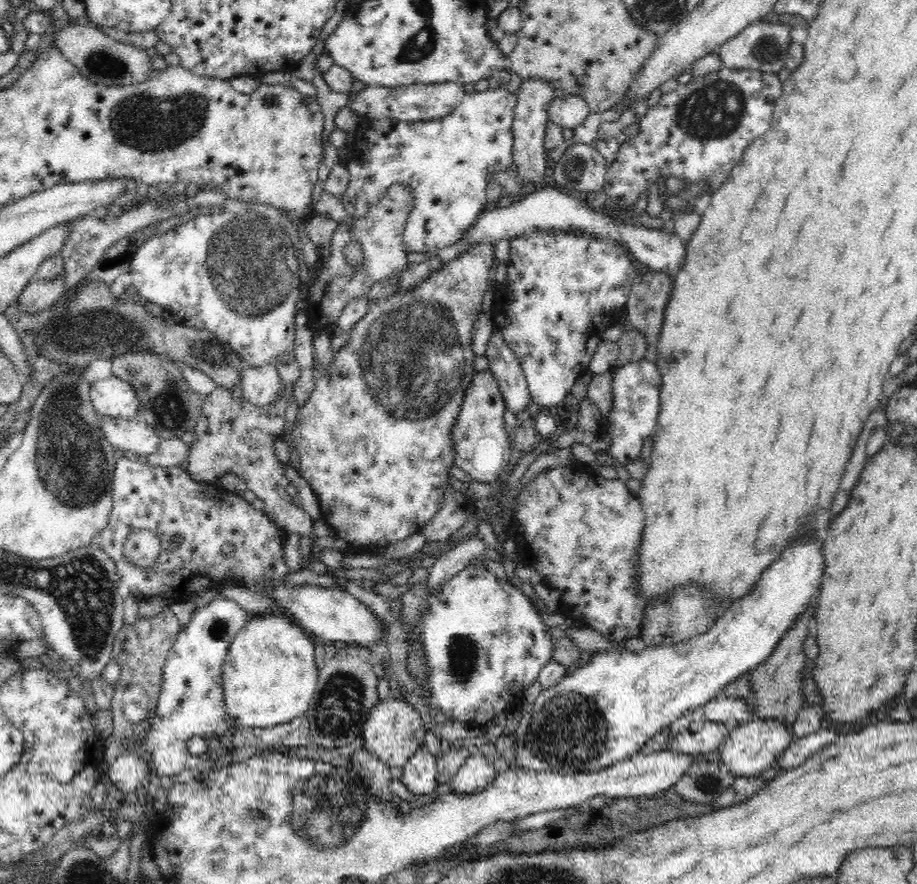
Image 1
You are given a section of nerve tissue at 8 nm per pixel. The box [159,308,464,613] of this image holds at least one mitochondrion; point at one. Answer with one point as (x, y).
(209, 352)

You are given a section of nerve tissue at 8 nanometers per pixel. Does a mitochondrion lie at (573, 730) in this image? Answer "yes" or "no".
yes

